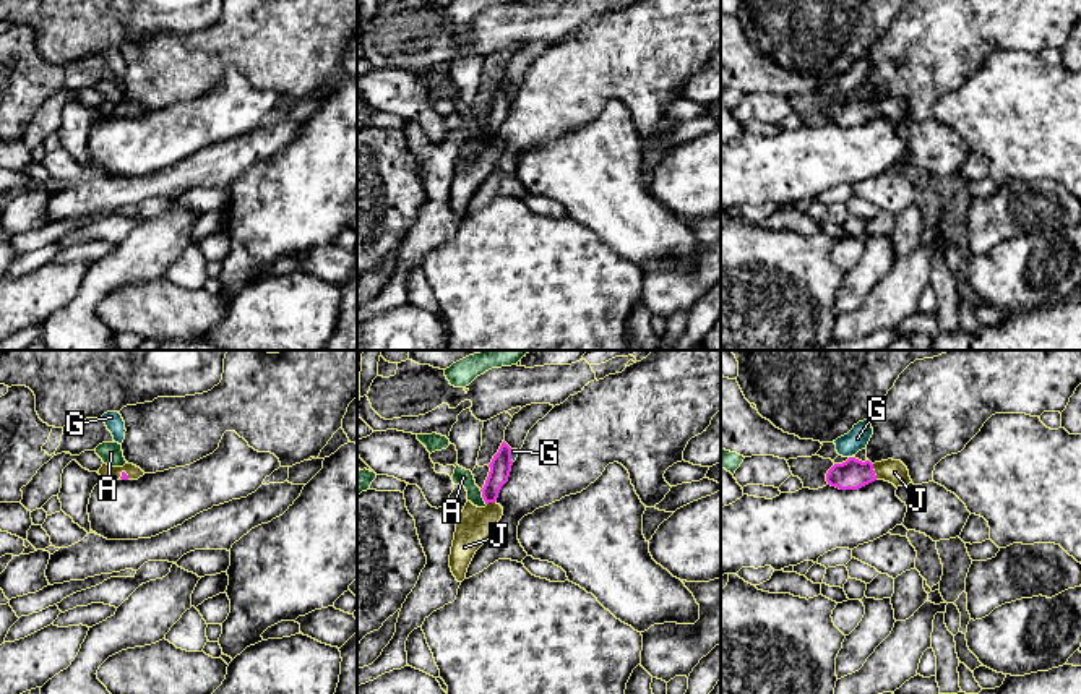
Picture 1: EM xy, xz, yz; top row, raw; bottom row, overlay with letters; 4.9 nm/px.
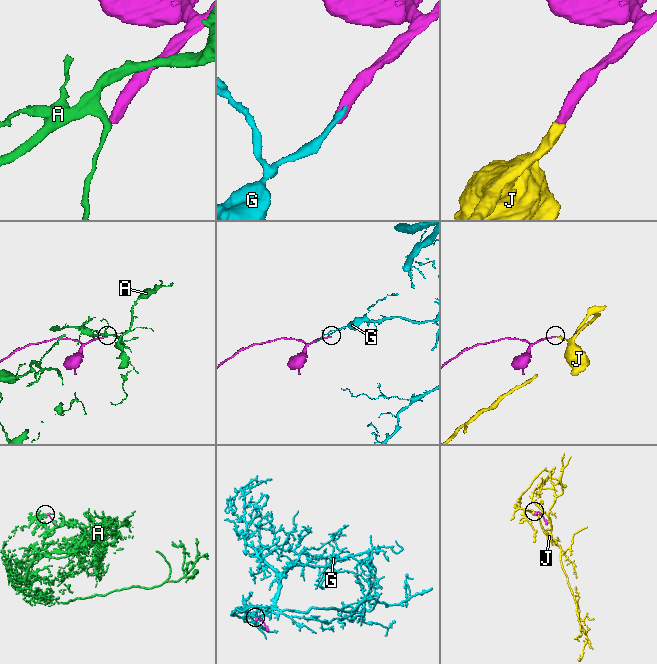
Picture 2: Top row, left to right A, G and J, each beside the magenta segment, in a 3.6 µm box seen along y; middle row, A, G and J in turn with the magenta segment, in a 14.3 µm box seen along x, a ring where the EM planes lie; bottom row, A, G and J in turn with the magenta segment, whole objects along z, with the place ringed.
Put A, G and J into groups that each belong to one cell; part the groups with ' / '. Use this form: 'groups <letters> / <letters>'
groups A / G / J

